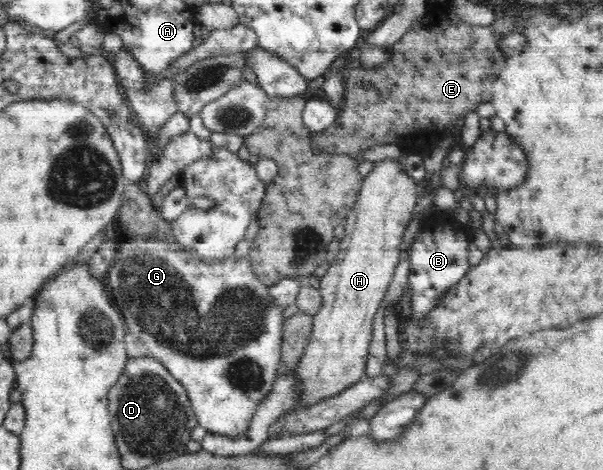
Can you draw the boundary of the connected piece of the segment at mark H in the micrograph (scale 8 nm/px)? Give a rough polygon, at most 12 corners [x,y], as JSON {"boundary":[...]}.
{"boundary":[[373,163],[297,367],[294,410],[366,376],[418,198]]}

